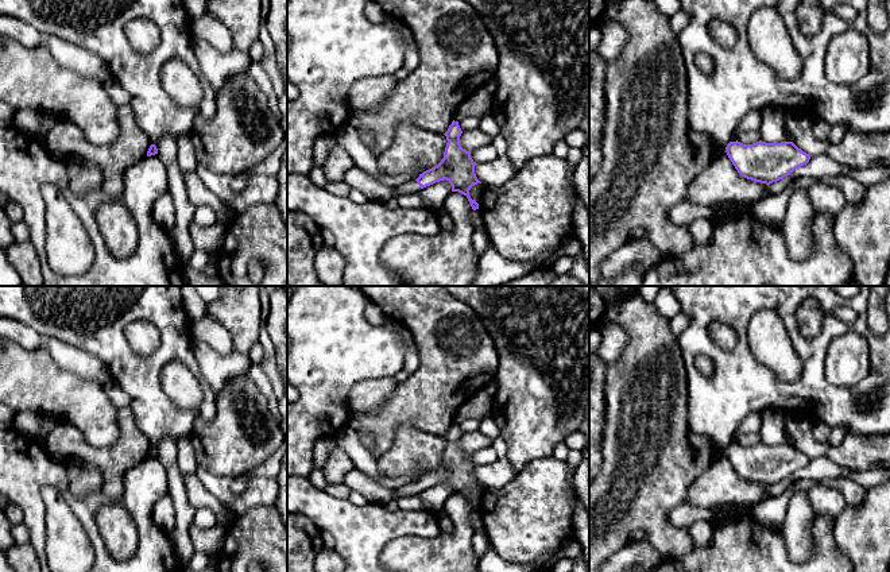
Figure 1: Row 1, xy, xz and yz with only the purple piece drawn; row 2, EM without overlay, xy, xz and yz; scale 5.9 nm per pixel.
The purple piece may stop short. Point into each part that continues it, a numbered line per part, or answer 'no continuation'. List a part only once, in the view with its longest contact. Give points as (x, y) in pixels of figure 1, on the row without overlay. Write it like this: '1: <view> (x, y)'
1: xz (411, 489)

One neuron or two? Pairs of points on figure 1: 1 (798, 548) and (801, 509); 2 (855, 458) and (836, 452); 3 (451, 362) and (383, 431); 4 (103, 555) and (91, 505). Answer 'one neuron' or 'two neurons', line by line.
1: one neuron
2: one neuron
3: one neuron
4: one neuron

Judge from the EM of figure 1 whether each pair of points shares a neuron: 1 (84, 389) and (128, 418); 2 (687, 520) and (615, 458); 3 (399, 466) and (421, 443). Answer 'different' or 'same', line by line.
1: different
2: different
3: same

